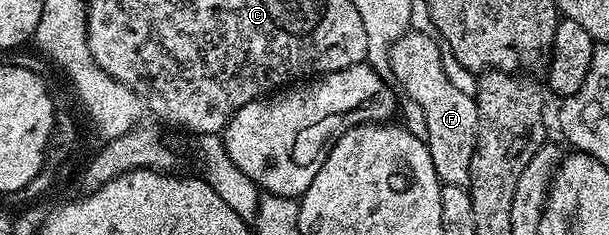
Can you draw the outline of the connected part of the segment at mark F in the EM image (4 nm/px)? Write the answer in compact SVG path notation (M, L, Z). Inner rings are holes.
M408 31L403 34L401 39L397 39L397 43L393 43L390 74L399 83L398 88L400 90L403 88L407 92L406 96L415 101L417 107L421 107L421 111L425 111L425 123L429 126L429 139L426 143L440 182L443 185L466 186L471 180L471 164L477 143L477 107L474 97L457 91L457 87L453 87L453 83L449 83L443 66L445 53L442 52L444 53L444 50L441 48L440 42L431 33Z

